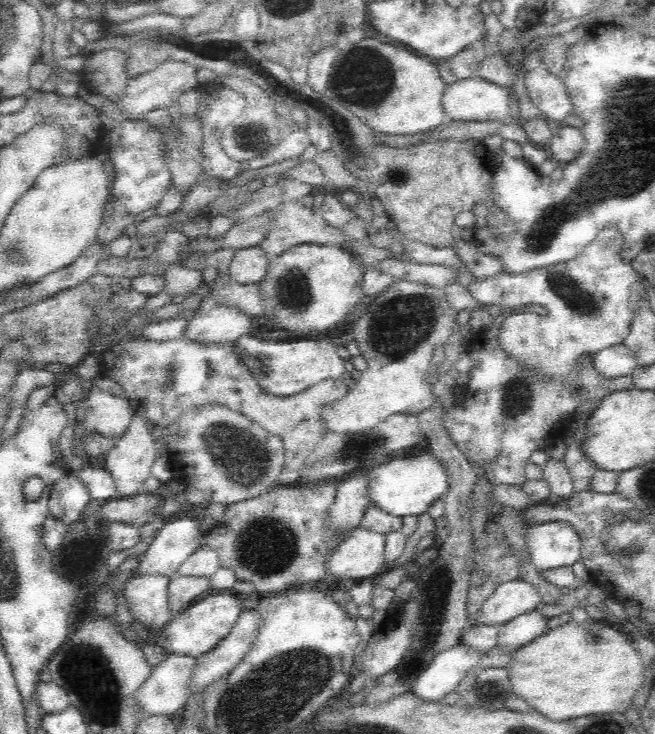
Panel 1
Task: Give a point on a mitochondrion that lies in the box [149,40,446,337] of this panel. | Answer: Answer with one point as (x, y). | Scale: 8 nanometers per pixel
(364, 80)

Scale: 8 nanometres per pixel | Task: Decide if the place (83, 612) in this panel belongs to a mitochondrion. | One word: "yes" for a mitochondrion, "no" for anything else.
no

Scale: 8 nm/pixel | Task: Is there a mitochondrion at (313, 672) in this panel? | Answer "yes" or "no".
yes

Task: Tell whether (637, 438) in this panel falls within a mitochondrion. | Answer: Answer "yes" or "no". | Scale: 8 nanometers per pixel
no

